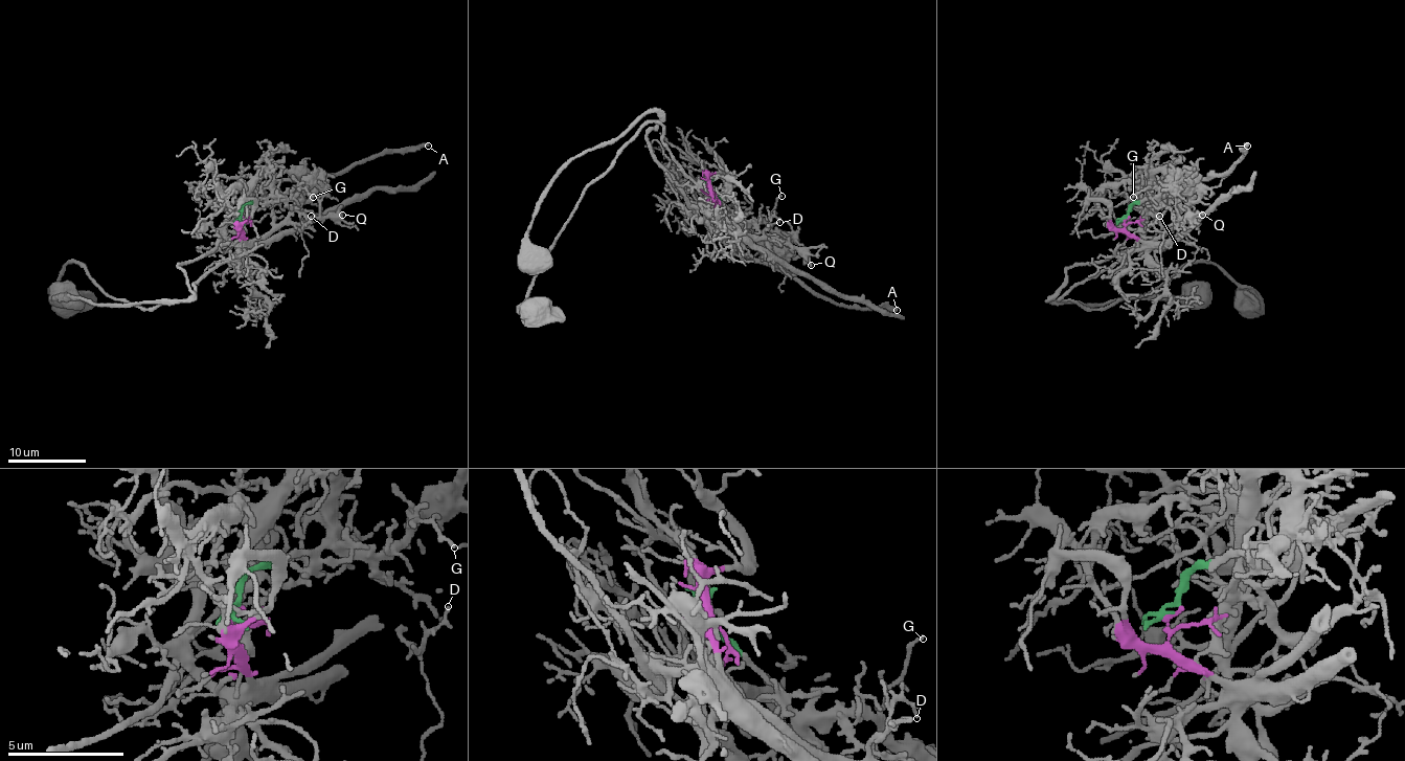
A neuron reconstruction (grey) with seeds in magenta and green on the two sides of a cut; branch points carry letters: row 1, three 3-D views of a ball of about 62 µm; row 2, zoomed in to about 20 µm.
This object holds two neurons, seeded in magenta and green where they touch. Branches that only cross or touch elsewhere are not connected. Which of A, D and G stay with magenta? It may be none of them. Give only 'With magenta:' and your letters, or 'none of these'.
With magenta: D

